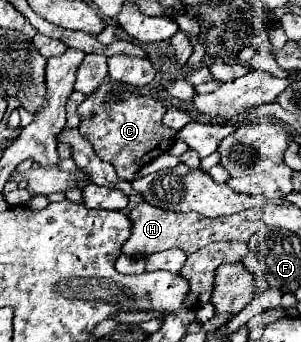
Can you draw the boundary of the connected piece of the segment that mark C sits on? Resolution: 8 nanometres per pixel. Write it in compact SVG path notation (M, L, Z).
M106 79L92 95L84 99L84 103L78 105L78 129L94 145L96 155L114 165L120 179L132 181L134 173L142 165L168 151L176 139L176 131L162 123L164 113L166 107L160 101L136 93L136 89L124 87L124 83L110 83L110 79Z

